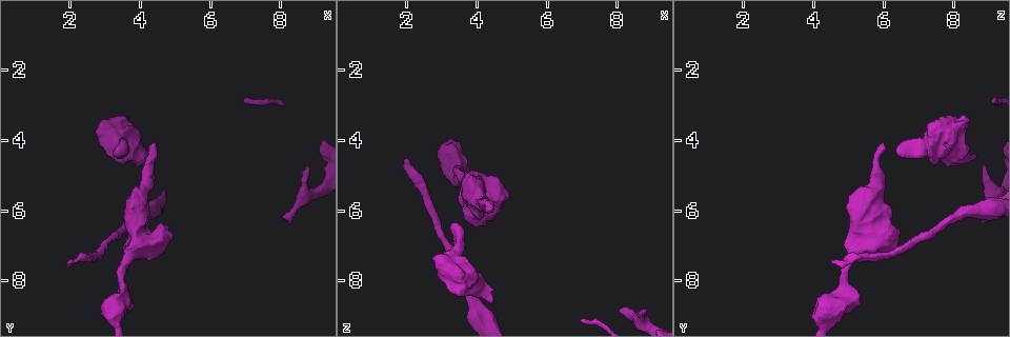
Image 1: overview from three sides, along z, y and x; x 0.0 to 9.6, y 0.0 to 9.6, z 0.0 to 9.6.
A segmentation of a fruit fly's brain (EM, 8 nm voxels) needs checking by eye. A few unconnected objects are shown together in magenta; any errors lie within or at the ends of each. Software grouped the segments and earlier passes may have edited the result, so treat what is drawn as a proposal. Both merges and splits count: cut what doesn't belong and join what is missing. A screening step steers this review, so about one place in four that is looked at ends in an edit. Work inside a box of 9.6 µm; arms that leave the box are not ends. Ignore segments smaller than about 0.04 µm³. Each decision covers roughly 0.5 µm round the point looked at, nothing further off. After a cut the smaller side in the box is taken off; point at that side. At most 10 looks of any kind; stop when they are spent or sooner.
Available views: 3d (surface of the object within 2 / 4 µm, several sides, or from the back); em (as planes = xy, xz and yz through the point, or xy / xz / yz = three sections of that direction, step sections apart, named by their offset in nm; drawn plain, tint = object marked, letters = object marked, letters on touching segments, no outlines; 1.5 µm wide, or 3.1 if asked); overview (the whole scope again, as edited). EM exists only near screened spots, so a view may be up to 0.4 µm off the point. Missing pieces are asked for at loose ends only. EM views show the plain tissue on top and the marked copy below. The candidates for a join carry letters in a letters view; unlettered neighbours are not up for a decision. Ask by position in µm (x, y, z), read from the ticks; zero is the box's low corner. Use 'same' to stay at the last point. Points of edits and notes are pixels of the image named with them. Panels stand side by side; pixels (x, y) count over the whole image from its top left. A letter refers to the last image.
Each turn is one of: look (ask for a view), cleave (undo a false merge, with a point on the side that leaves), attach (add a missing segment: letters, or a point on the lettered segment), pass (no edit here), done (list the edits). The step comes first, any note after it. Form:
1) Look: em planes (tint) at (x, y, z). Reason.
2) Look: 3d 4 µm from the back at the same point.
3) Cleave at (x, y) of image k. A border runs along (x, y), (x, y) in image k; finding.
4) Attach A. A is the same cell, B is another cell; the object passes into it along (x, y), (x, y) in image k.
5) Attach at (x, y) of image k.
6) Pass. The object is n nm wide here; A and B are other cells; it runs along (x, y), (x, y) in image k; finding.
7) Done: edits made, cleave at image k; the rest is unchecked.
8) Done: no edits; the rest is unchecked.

Look: 3d 4 µm from the back at (2.00, 7.40, 4.50). Long arm stops here.

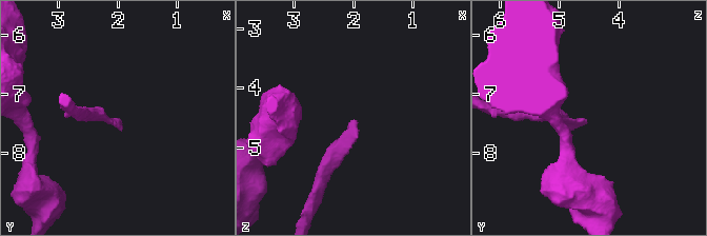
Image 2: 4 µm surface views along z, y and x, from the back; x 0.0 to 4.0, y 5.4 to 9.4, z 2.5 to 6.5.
Look: em planes (tint) at (1.95, 7.40, 4.55).

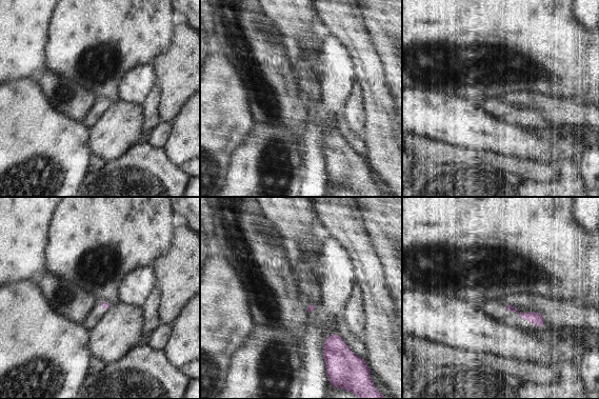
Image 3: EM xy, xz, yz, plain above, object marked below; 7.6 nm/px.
Look: em planes (letters) at the same point. What lies round it.

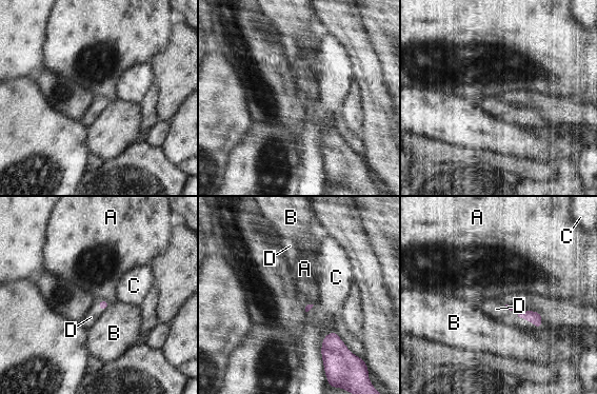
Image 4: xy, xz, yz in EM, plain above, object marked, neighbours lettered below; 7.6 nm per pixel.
Attach D. D is the same cell, A, B and C are other cells; the object passes into it along (535, 317), (519, 316), (496, 309) in image 4; it goes on there.

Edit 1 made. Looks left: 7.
Look: em xz step 8 (tint) at (4.40, 4.15, 6.00). Branch stops here.

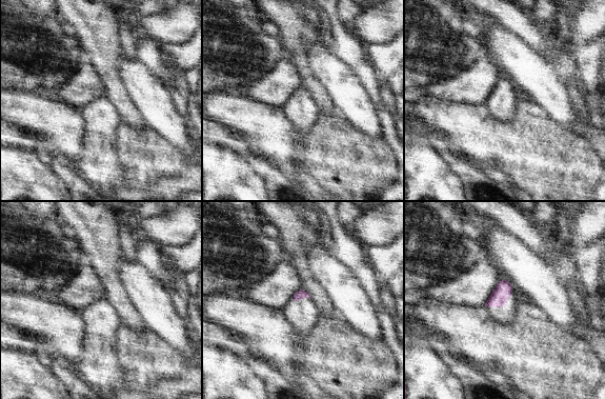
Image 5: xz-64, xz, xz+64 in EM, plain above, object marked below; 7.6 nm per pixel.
Look: em planes (letters) at the same point. Another direction.

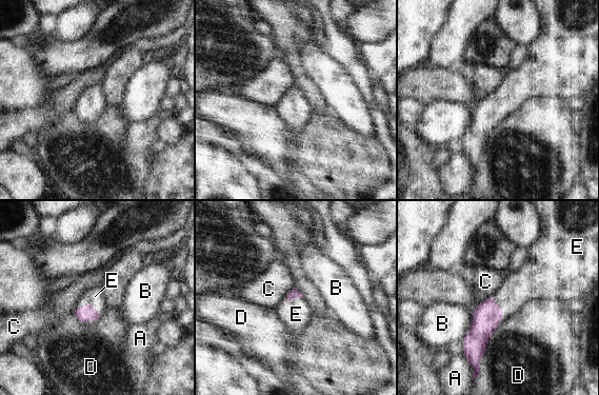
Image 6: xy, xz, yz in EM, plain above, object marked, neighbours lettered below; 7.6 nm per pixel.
Attach E. E is the same cell, A, B, C and D are other cells; the object passes into it along (485, 316), (501, 310), (519, 288) in image 6; the neuron continues.

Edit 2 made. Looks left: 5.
Look: overview. Redraw.

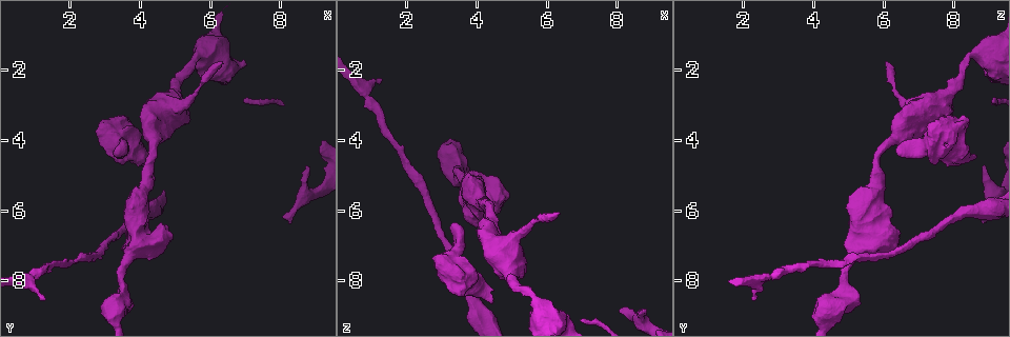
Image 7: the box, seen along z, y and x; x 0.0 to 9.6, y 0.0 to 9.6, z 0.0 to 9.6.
Look: em xy step 4 (tint) at (4.45, 4.35, 8.60). Branch stops here.

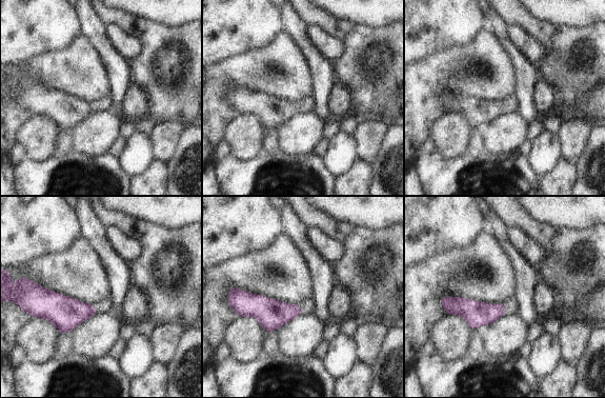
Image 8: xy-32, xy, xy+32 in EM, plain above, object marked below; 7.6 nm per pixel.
Look: em planes (letters) at the same point. Another direction.

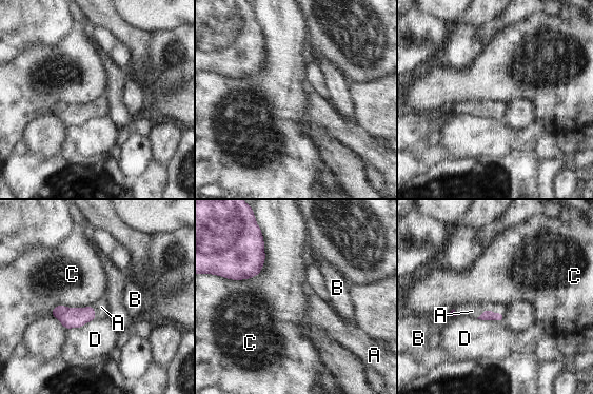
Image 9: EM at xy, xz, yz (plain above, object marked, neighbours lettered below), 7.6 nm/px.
Attach A. The longest contact is with C, 380 nm; A is the same cell, B, C and D are other cells; it goes on there.

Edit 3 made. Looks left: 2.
Look: em planes (tint) at (8.25, 6.40, 8.80). Branch stops here.

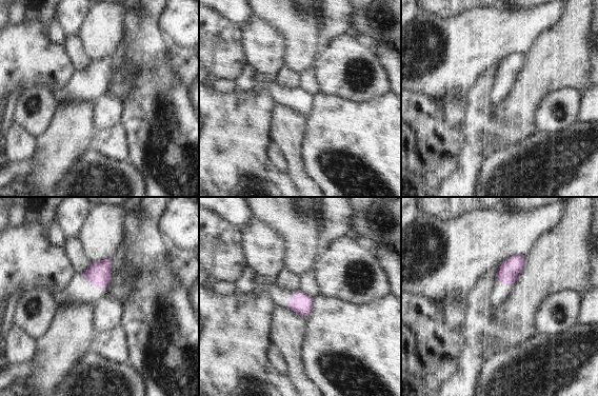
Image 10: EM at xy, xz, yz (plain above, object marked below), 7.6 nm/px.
Look: em planes (letters) at the same point.

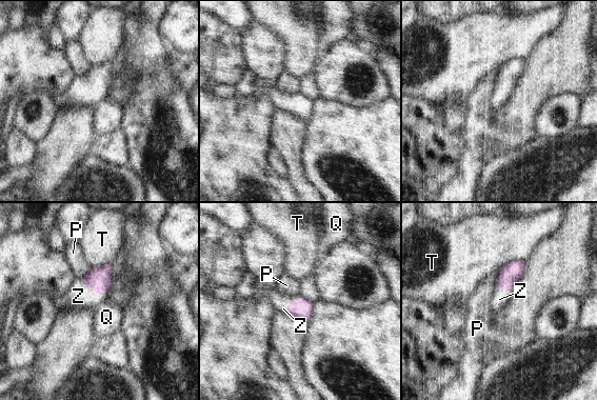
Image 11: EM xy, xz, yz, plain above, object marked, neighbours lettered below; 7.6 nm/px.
Attach Z. Z is the same cell, P, Q and T are other cells; it goes on there.

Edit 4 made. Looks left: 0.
Done: edits made, attach at image 4, attach at image 6, attach at image 9, attach at image 11; the rest is unchecked.

